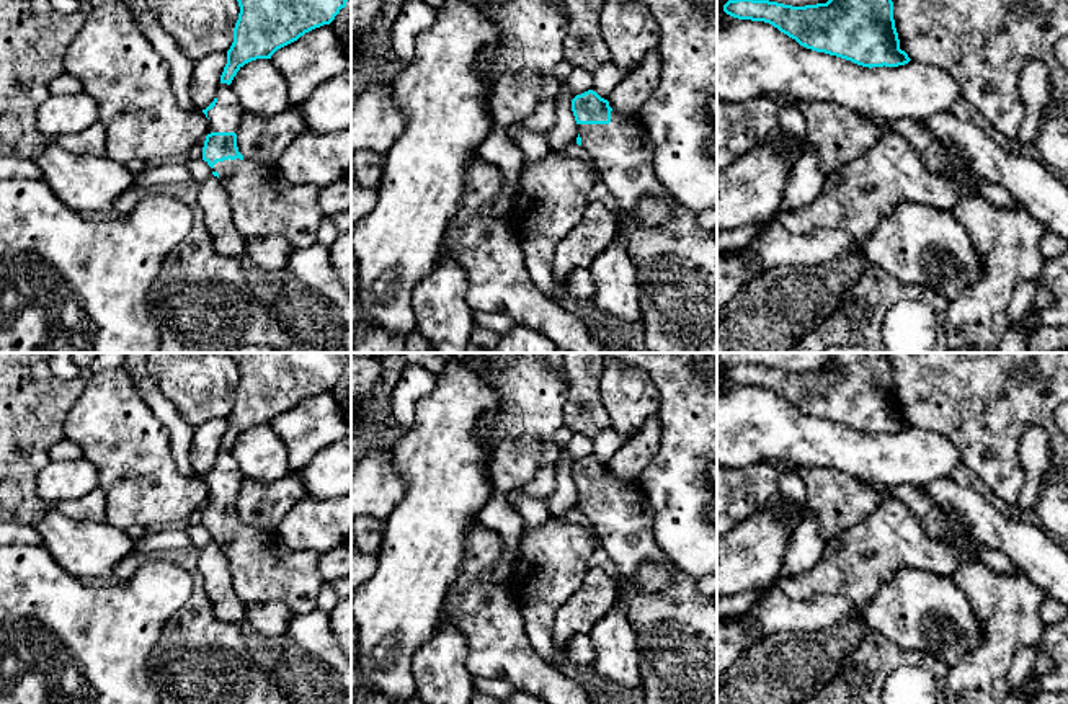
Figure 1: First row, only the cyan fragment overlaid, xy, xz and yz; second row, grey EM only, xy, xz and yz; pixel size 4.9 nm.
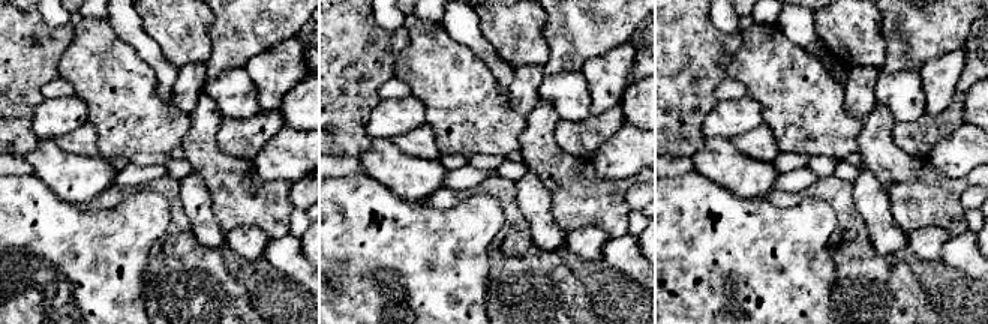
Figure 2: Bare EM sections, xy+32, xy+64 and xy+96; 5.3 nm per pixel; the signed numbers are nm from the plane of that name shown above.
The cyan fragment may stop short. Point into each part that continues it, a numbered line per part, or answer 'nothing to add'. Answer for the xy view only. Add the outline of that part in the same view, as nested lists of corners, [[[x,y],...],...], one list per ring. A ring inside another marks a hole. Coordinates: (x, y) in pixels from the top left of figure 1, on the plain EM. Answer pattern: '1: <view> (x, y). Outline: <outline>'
1: xy (263, 569). Outline: [[[251,526],[217,528],[212,537],[230,562],[234,588],[245,604],[279,601],[294,614],[317,609],[325,580],[318,554],[287,549],[273,531]]]

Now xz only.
1: xz (676, 628). Outline: [[[611,477],[609,490],[578,490],[581,513],[593,524],[617,573],[617,599],[639,642],[639,676],[645,704],[717,704],[717,606],[697,593],[697,580],[678,570],[655,539],[655,513],[640,485]],[[642,565],[673,567],[673,581],[653,593],[634,583]]]

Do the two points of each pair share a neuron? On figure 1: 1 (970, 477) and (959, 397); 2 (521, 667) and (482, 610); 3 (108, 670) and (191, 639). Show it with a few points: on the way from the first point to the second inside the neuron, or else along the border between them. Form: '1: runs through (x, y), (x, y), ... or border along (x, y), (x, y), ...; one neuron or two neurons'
1: border along (962, 461), (995, 497); two neurons
2: runs through (507, 652), (495, 641), (492, 624); one neuron
3: border along (169, 623), (147, 663), (147, 675), (154, 686); two neurons

